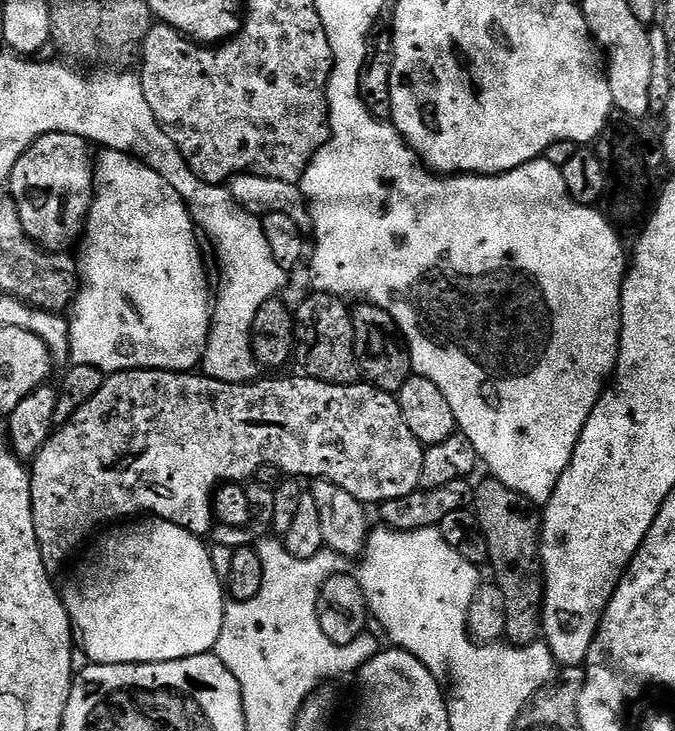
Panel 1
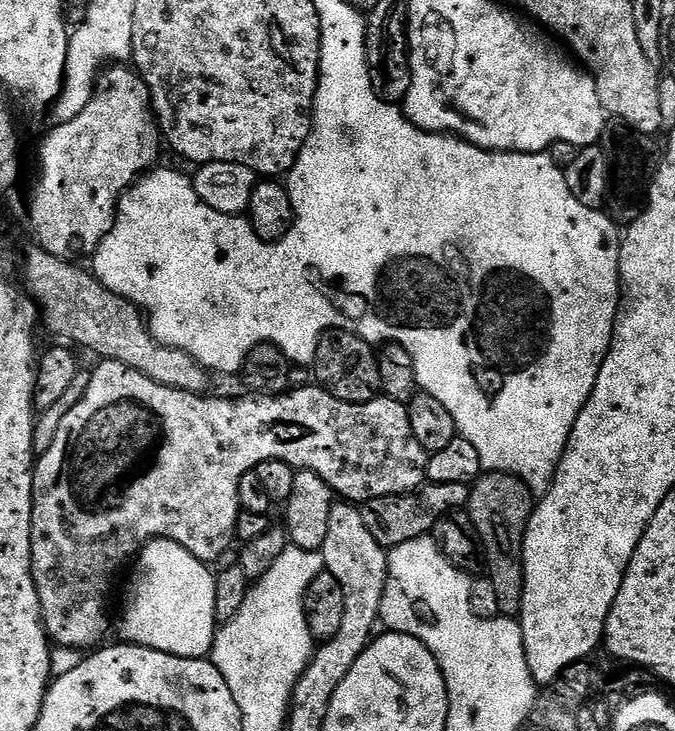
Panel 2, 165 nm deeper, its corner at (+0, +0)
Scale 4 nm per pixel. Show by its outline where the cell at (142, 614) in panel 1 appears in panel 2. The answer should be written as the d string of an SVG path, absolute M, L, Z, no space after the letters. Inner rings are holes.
M149 540L147 544L141 547L138 555L135 557L134 565L136 569L132 572L132 585L128 588L128 601L124 604L124 613L118 616L118 632L120 632L125 641L129 644L141 644L144 648L150 650L158 650L165 652L169 658L178 660L202 660L205 659L212 651L212 643L216 640L218 631L218 621L216 619L216 611L214 610L214 590L216 589L216 577L213 569L205 561L194 558L194 554L190 554L190 550L186 550L178 542L173 540Z

